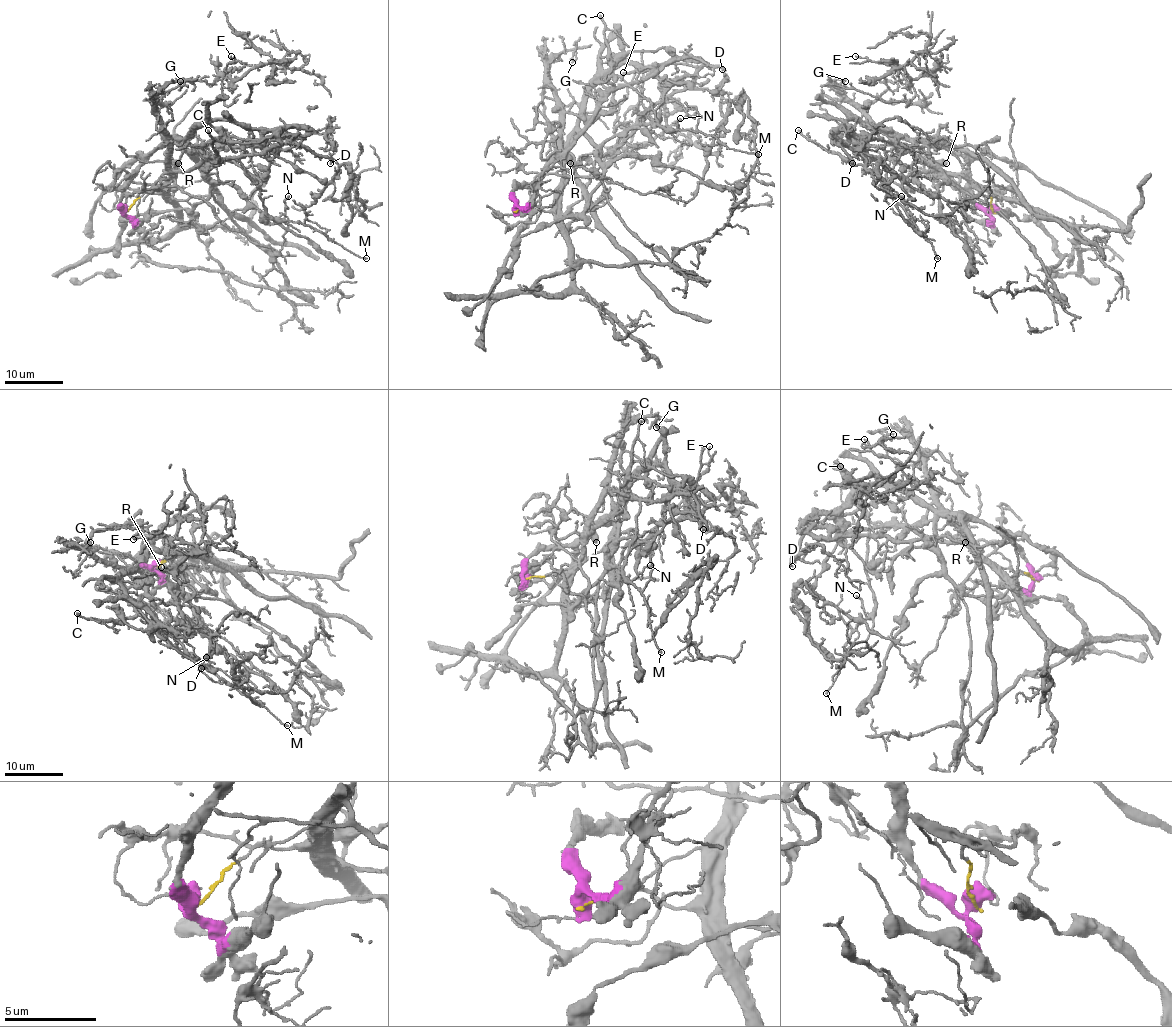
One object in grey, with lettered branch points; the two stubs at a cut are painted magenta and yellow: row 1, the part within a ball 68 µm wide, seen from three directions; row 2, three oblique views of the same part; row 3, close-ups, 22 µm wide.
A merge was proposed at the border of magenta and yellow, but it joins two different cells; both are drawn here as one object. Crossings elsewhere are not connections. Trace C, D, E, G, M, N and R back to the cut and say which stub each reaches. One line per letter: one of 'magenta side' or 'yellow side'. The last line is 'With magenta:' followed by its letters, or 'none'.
C: yellow side
D: yellow side
E: yellow side
G: yellow side
M: yellow side
N: yellow side
R: yellow side
With magenta: none

